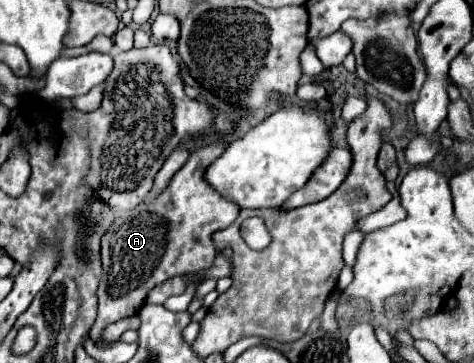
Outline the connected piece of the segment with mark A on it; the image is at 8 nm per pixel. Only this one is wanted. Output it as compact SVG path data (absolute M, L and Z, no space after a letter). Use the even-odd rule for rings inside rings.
M207 149L191 151L187 163L175 173L169 187L159 197L149 203L139 203L133 211L121 213L105 233L101 241L103 275L97 289L99 313L89 333L93 343L103 343L103 329L107 325L135 315L155 285L175 275L205 271L213 265L217 249L211 235L229 227L241 207L221 197L205 181L207 165Z

